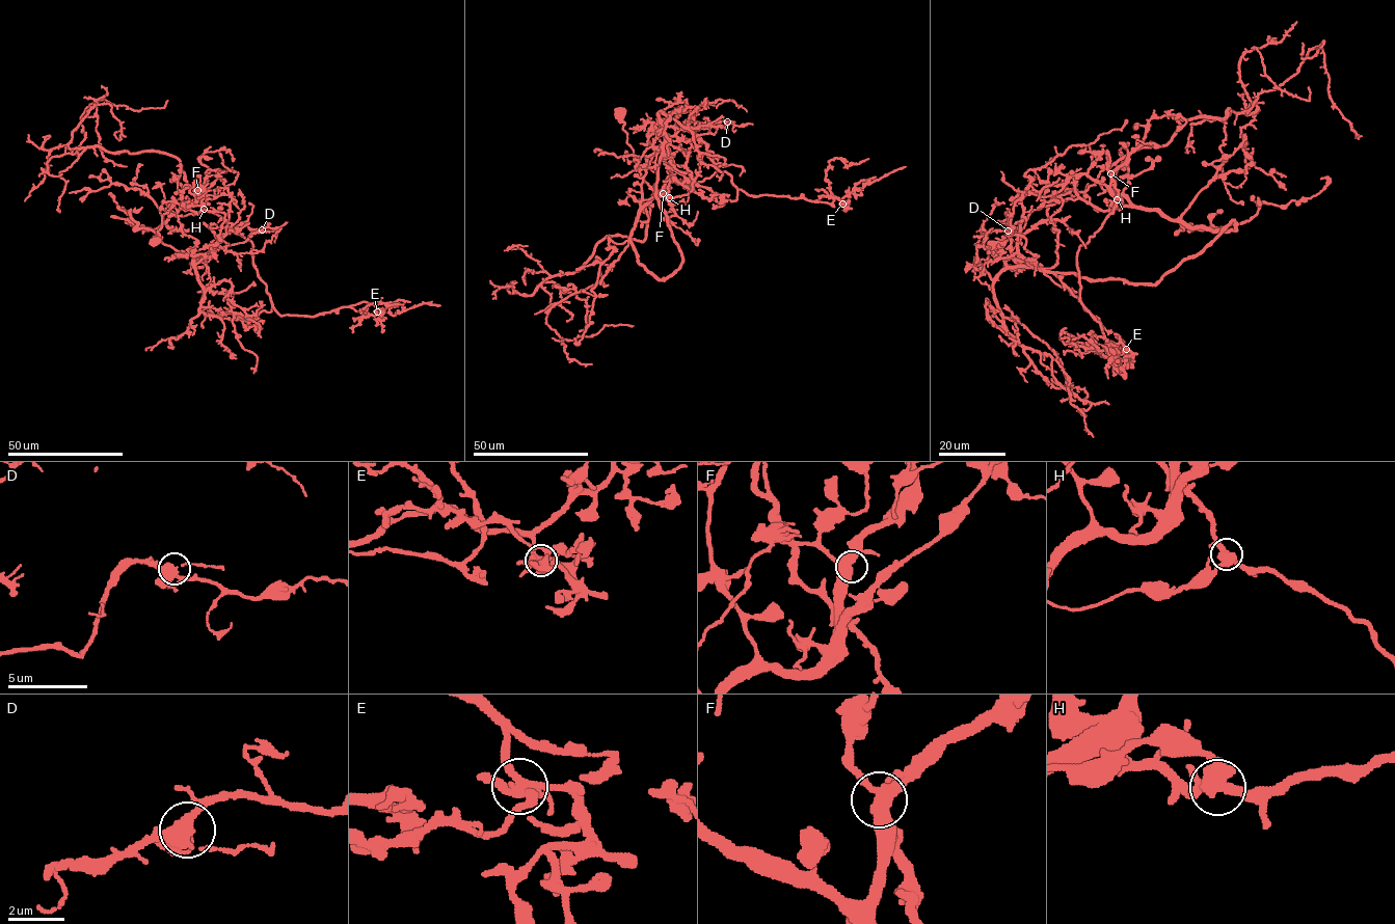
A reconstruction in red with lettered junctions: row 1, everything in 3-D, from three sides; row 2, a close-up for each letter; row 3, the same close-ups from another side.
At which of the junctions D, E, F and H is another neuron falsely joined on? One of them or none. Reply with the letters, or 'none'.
H

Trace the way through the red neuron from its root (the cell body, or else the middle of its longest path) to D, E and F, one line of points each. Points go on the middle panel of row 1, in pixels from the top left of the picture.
D: (619, 113), (641, 177), (661, 193), (631, 235), (660, 279), (682, 260), (656, 195), (663, 143), (727, 121)
E: (619, 113), (637, 168), (656, 194), (687, 194), (718, 169), (752, 195), (812, 200), (830, 195), (841, 204)
F: (619, 113), (641, 177), (652, 189), (663, 193)

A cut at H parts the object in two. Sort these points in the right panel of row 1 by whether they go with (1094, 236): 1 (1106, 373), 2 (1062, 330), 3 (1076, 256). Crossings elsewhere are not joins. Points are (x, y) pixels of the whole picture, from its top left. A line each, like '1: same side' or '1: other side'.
1: same side
2: same side
3: same side

